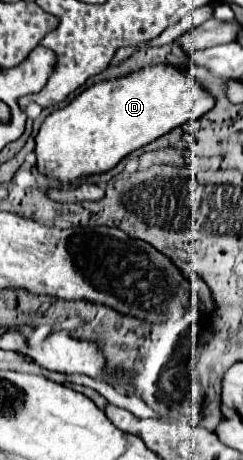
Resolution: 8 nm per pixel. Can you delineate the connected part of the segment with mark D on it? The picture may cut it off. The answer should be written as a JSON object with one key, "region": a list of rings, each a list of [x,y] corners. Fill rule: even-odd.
{"region":[[[149,66],[125,78],[93,84],[43,120],[35,136],[37,170],[63,186],[85,176],[103,174],[133,150],[189,120],[201,118],[213,102],[193,74],[173,66]]]}

